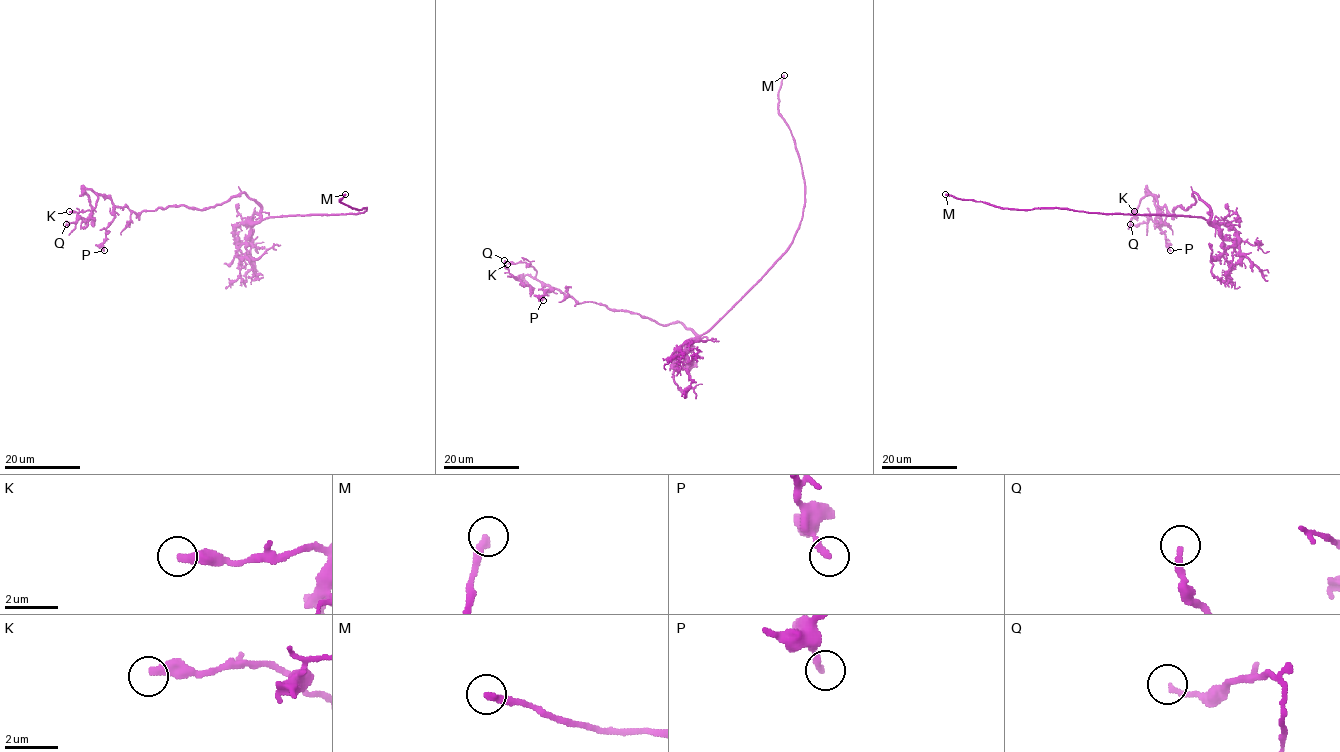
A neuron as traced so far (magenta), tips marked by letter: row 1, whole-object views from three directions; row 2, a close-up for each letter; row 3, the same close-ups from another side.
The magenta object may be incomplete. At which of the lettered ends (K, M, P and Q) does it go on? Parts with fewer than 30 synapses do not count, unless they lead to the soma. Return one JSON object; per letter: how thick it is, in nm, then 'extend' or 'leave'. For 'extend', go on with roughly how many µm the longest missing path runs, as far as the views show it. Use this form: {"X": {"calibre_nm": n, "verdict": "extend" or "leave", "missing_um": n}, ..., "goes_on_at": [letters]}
{"K": {"calibre_nm": 360, "verdict": "leave"}, "M": {"calibre_nm": 300, "verdict": "extend", "missing_um": 80}, "P": {"calibre_nm": 240, "verdict": "leave"}, "Q": {"calibre_nm": 200, "verdict": "leave"}, "goes_on_at": ["M"]}

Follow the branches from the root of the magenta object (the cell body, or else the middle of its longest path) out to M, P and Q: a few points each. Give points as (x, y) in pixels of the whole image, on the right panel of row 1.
M: (1205, 218), (1103, 214), (1057, 207), (1005, 208), (945, 194)
P: (1205, 218), (1210, 209), (1195, 193), (1186, 209), (1178, 206), (1171, 214), (1159, 206), (1170, 250)
Q: (1205, 218), (1210, 209), (1195, 193), (1194, 204), (1171, 214), (1146, 189), (1157, 215), (1130, 224)

